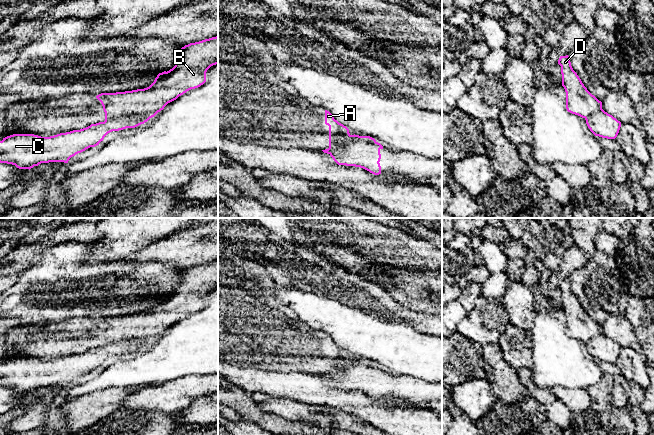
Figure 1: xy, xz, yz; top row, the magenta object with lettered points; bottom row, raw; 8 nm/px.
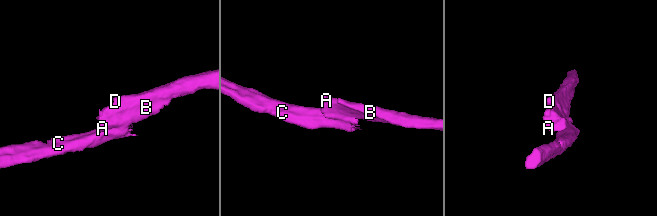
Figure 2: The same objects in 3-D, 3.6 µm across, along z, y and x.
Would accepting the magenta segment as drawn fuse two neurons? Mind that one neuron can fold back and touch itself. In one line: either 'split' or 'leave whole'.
split

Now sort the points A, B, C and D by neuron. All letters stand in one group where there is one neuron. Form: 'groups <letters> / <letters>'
groups A B D / C

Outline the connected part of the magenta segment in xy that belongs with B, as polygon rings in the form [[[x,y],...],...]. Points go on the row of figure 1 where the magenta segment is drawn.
[[[218,36],[185,45],[179,50],[175,66],[159,73],[149,87],[97,95],[105,112],[105,121],[140,116],[147,122],[168,103],[203,85],[207,70],[216,64]]]

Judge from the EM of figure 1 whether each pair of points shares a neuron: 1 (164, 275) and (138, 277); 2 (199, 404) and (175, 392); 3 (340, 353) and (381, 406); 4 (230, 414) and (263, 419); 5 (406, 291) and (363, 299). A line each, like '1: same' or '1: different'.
1: same
2: different
3: different
4: different
5: different

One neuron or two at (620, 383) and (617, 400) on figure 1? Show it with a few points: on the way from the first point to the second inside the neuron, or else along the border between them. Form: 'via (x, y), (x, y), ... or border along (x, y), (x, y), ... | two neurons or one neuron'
via (620, 387), (619, 396) | one neuron

